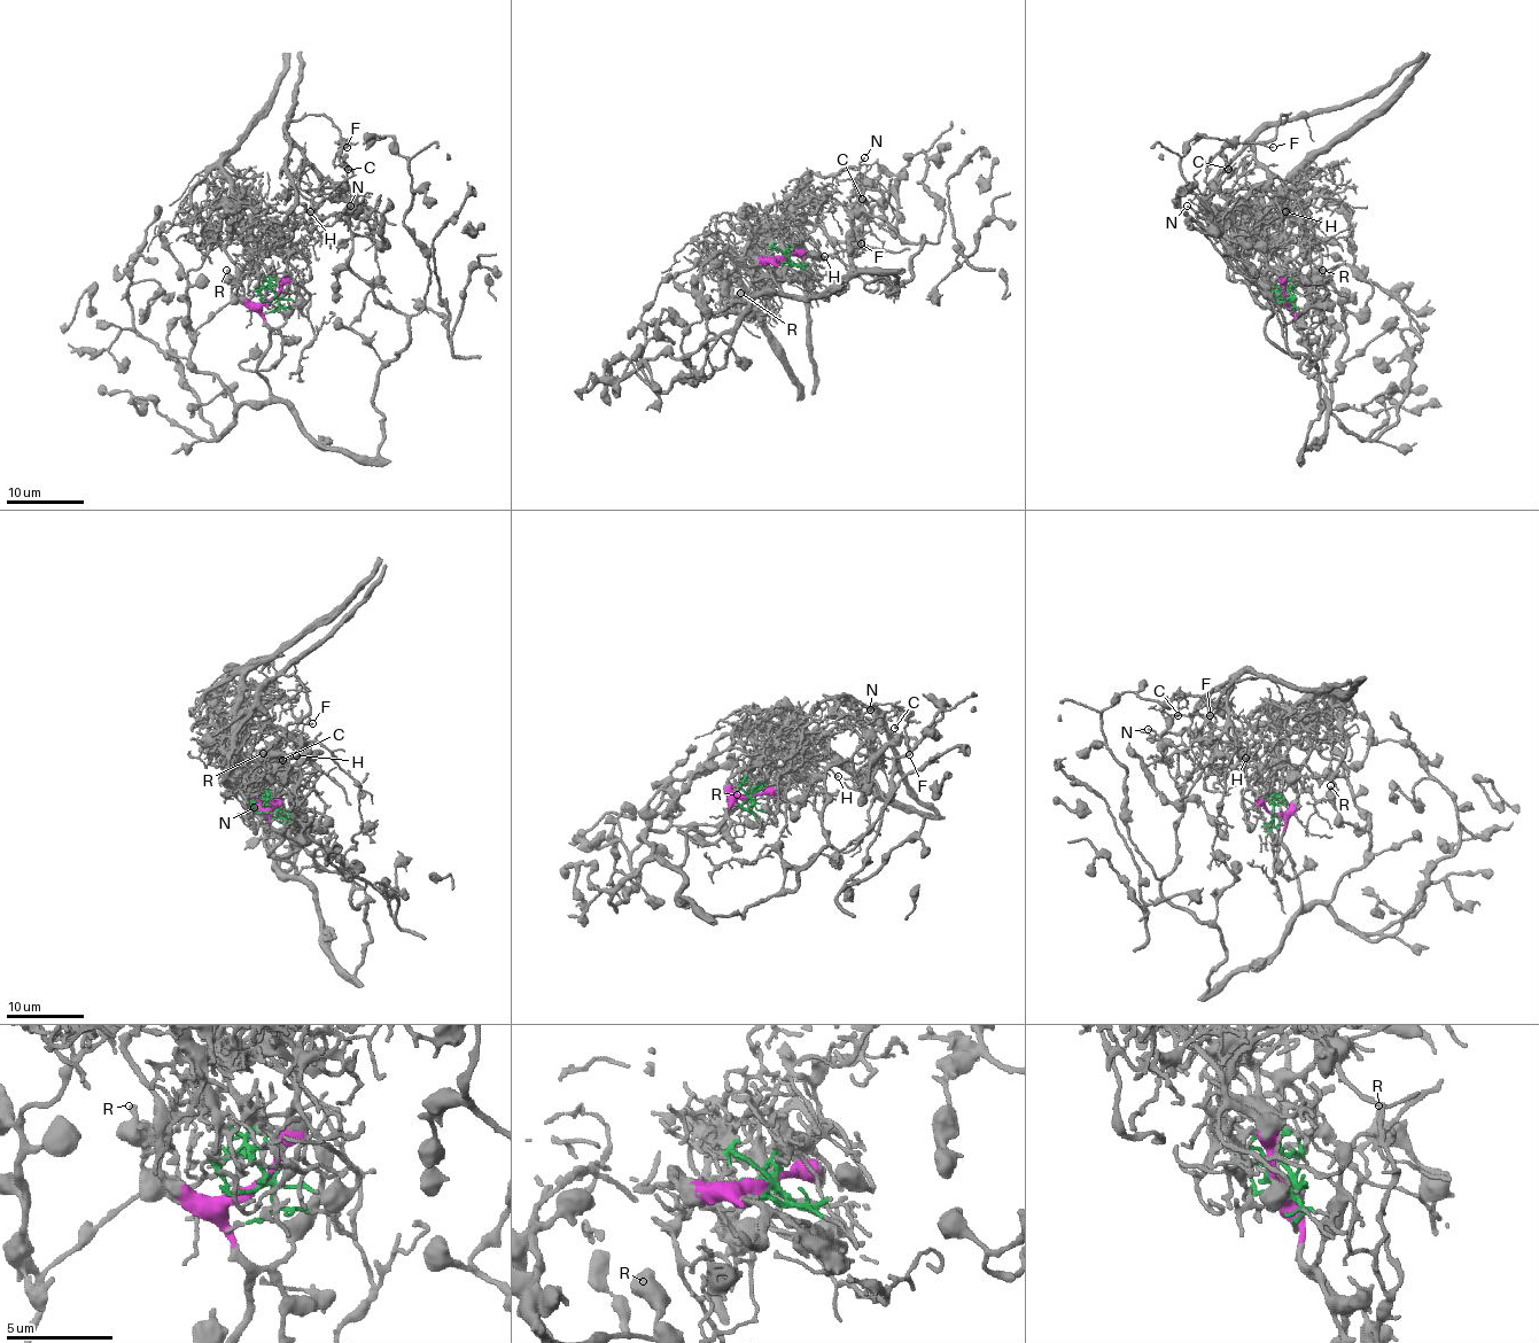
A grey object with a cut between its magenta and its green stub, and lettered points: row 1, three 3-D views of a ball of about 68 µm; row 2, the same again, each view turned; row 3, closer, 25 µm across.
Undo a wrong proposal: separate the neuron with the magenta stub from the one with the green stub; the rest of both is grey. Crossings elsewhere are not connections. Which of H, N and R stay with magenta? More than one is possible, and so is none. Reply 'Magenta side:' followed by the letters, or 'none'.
Magenta side: R

